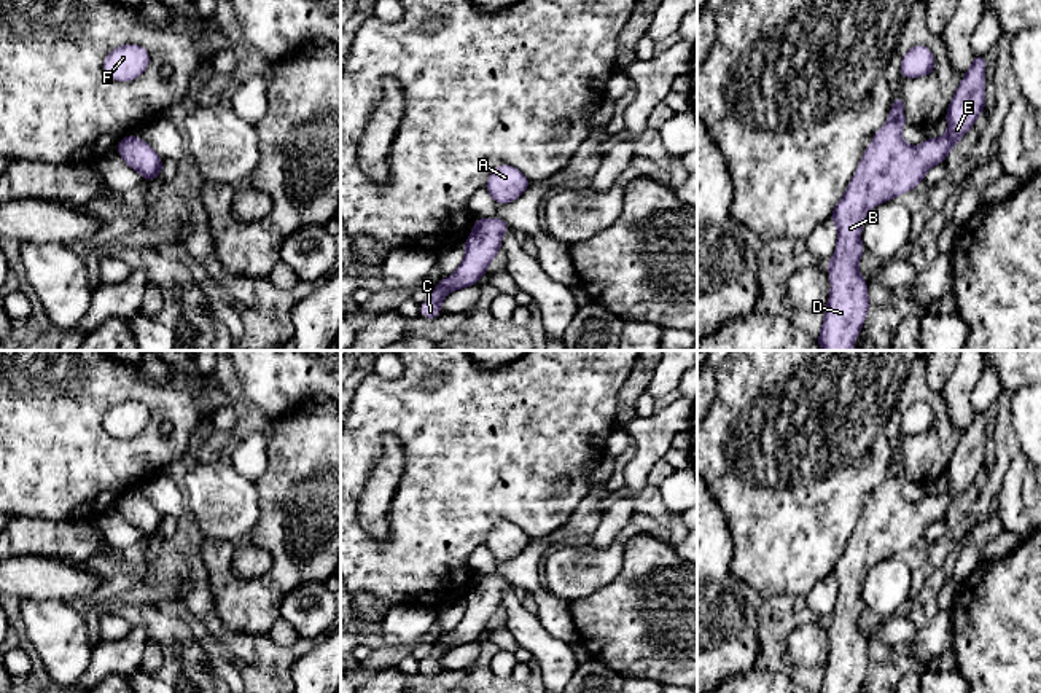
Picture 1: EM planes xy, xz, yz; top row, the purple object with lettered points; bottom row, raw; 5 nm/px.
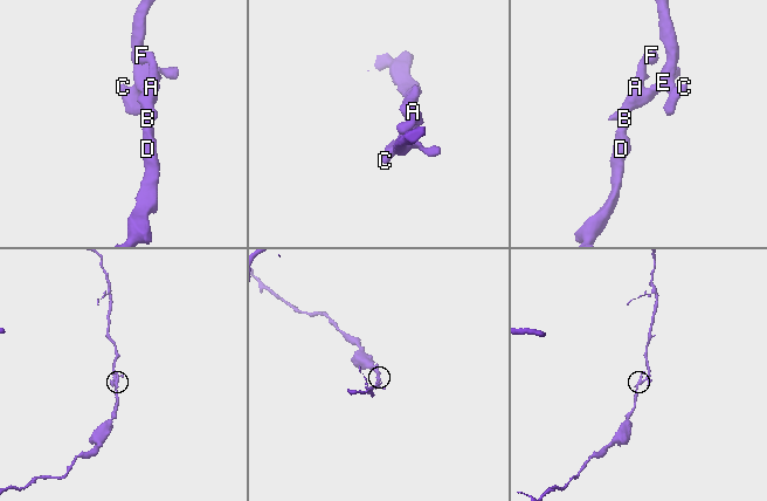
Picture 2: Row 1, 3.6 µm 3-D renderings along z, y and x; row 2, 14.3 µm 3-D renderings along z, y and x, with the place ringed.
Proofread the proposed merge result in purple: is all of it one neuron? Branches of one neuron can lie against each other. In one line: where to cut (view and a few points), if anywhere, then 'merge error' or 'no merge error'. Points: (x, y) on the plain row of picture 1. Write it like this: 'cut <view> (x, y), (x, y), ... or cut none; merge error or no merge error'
cut none; no merge error

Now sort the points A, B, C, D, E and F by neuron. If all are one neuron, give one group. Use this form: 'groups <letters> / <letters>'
groups A B C D E F

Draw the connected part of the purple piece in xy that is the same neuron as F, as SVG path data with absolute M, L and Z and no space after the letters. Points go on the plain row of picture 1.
M123 401L103 416L103 429L121 440L138 435L150 421L150 411L143 403Z

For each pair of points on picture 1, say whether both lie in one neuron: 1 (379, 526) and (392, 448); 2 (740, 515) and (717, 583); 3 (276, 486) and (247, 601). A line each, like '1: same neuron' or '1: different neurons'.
1: same neuron
2: different neurons
3: same neuron

